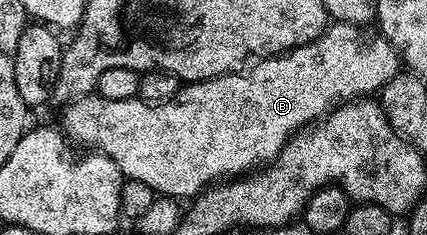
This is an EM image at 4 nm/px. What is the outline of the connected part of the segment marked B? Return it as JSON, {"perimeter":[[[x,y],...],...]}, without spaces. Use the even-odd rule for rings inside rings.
{"perimeter":[[[330,23],[319,38],[303,46],[256,61],[240,72],[186,83],[177,92],[176,100],[162,104],[146,104],[140,98],[108,100],[96,94],[82,96],[64,105],[59,124],[74,145],[82,144],[85,150],[111,158],[125,180],[143,182],[161,198],[196,198],[214,182],[240,178],[272,164],[301,129],[348,101],[380,93],[385,84],[399,75],[403,61],[397,49],[384,38],[365,41],[361,32],[364,31],[355,24]]]}

